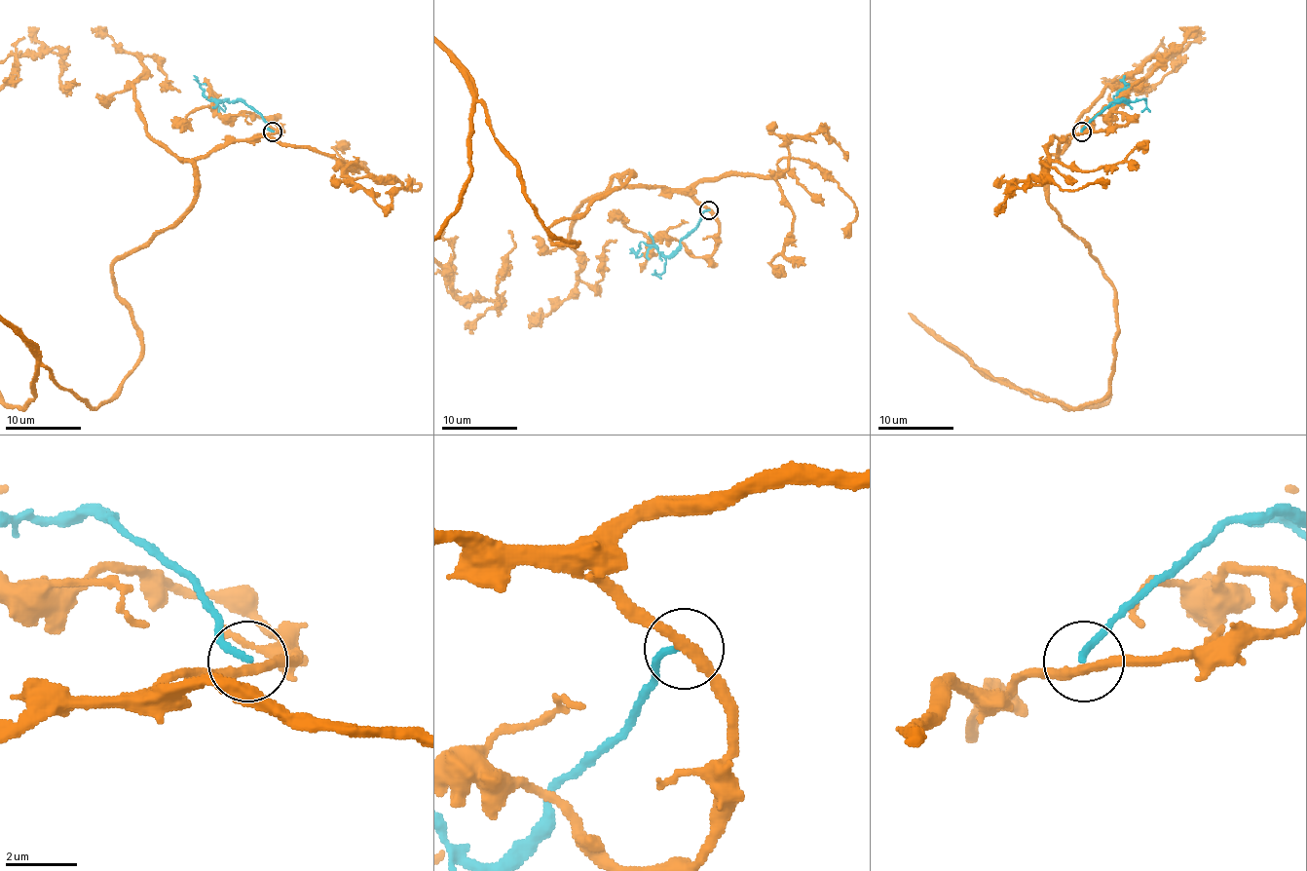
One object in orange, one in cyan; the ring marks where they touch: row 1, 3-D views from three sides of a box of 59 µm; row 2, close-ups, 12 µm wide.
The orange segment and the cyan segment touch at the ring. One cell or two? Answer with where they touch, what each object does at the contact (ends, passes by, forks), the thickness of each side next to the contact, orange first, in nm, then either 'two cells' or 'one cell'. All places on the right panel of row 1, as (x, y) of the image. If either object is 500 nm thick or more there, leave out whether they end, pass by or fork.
at (1082, 132); orange passes by; cyan ends there; 300 nm thick on the orange side, 190 nm on the other; two cells

